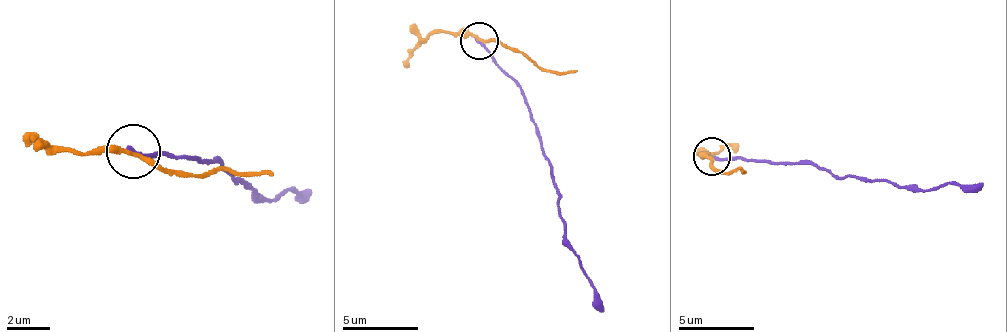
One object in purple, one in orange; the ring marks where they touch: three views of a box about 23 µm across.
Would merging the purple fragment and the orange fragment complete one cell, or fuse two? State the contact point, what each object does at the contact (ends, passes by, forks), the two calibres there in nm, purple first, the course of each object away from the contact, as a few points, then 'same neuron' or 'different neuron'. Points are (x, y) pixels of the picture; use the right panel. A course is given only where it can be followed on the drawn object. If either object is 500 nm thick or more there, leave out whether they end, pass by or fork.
(711, 156) | purple ends | orange passes by | 240/190 nm | purple via (712, 157), (807, 161), (837, 176), (916, 187), (983, 184) | orange via (712, 157), (720, 172), (743, 172) | different neuron

